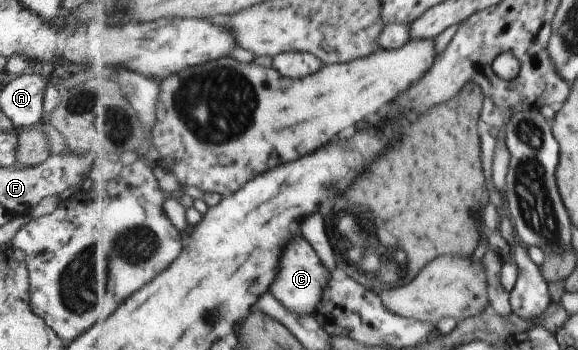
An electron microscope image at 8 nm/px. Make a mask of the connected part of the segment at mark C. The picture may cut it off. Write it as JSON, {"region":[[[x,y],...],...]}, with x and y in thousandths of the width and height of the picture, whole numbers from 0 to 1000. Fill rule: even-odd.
{"region":[[[521,671],[507,683],[507,694],[497,700],[493,729],[486,740],[486,774],[479,786],[479,803],[472,814],[472,837],[479,854],[498,877],[505,891],[531,900],[542,897],[548,869],[561,851],[561,831],[573,797],[573,771],[559,751],[548,711]]]}

